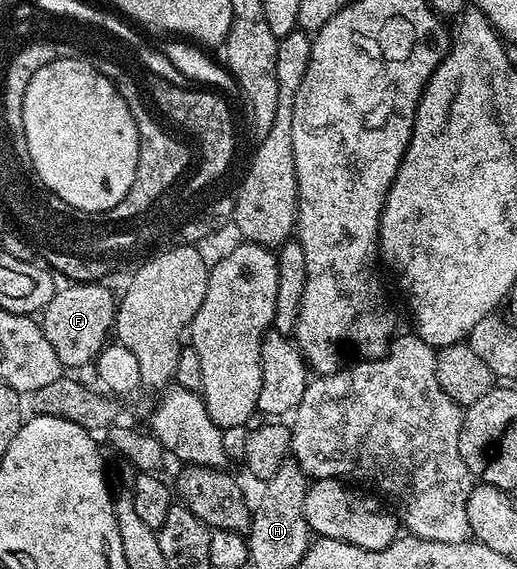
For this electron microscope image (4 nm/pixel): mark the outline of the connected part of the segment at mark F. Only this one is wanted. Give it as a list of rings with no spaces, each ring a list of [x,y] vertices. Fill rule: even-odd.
[[[69,284],[66,290],[58,289],[45,306],[39,321],[41,330],[59,356],[65,368],[87,367],[110,341],[115,330],[118,299],[113,298],[109,286],[102,284],[98,290],[85,290],[80,284]]]

